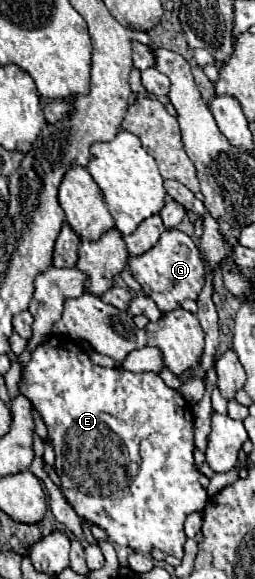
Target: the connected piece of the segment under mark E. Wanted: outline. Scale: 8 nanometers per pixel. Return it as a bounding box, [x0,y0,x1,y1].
[19,336,209,558]

